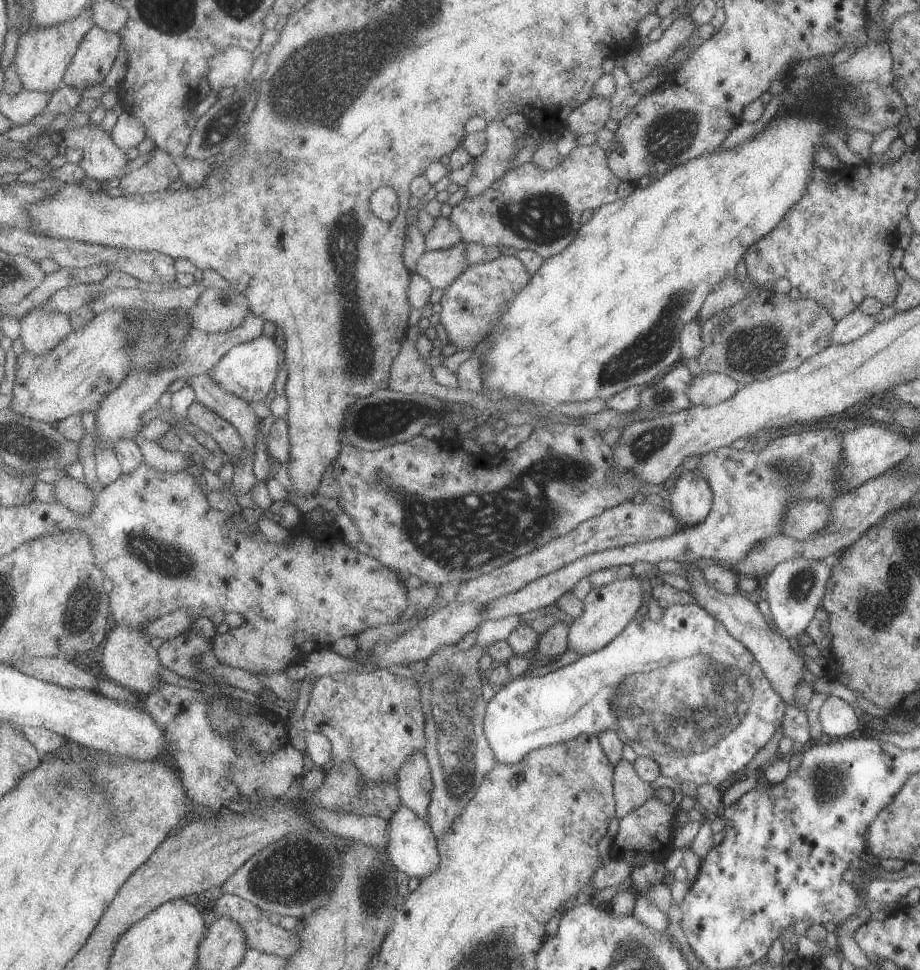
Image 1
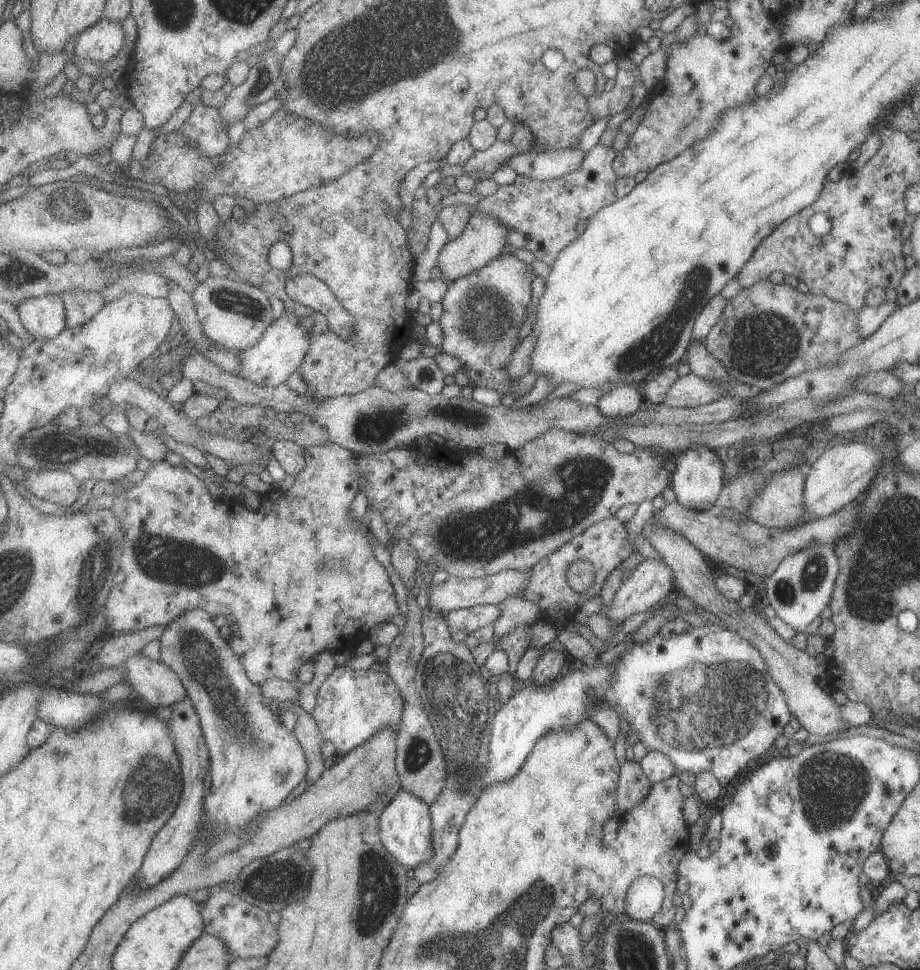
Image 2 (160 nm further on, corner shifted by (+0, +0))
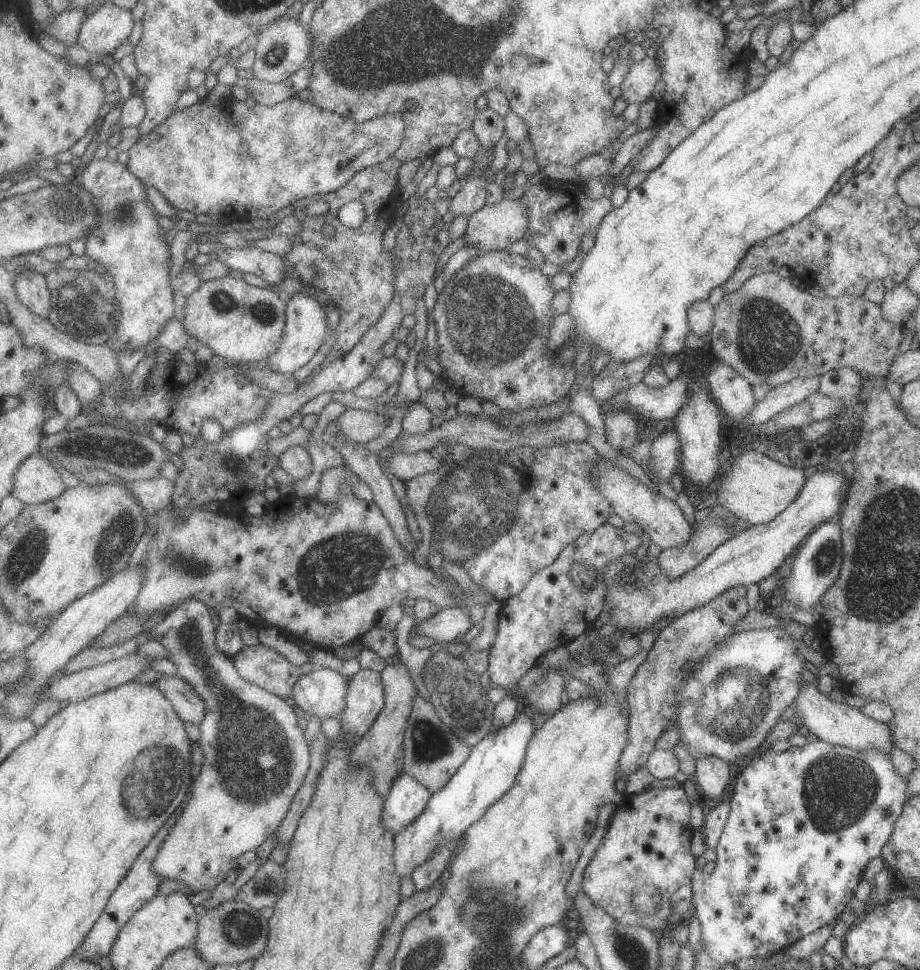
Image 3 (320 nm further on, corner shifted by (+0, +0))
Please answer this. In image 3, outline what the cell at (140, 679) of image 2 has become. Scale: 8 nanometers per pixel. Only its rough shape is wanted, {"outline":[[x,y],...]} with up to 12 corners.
{"outline":[[177,674],[155,684],[186,723],[199,726],[208,711],[205,699]]}

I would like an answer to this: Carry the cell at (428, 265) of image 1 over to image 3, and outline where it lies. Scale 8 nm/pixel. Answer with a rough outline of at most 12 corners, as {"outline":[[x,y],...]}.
{"outline":[[519,200],[487,201],[468,216],[463,246],[501,251],[524,238]]}

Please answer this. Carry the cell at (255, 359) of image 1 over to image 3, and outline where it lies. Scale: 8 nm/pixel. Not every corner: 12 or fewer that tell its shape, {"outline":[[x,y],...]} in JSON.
{"outline":[[307,293],[285,301],[285,337],[264,366],[295,372],[323,344],[326,311]]}

